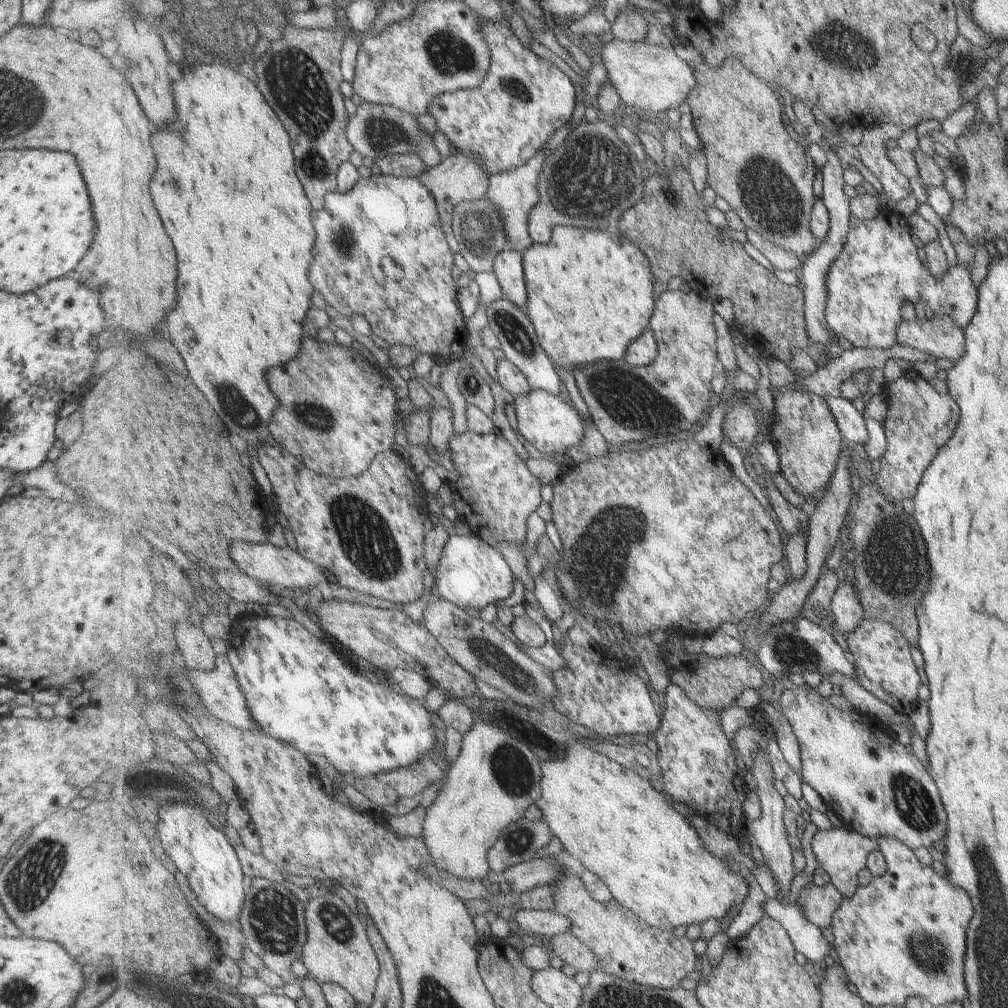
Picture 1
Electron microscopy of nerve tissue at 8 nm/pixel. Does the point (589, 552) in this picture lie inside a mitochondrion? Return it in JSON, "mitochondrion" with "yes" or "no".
{"mitochondrion":"yes"}

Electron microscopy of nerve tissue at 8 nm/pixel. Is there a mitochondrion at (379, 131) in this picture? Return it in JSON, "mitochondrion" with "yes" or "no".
{"mitochondrion":"yes"}

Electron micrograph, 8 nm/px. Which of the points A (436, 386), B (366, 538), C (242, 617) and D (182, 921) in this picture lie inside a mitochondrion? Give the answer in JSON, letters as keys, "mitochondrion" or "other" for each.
{"A":"other","B":"mitochondrion","C":"other","D":"other"}

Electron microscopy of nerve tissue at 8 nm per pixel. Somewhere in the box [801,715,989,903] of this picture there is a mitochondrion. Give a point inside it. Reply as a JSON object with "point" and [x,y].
{"point":[912,804]}

